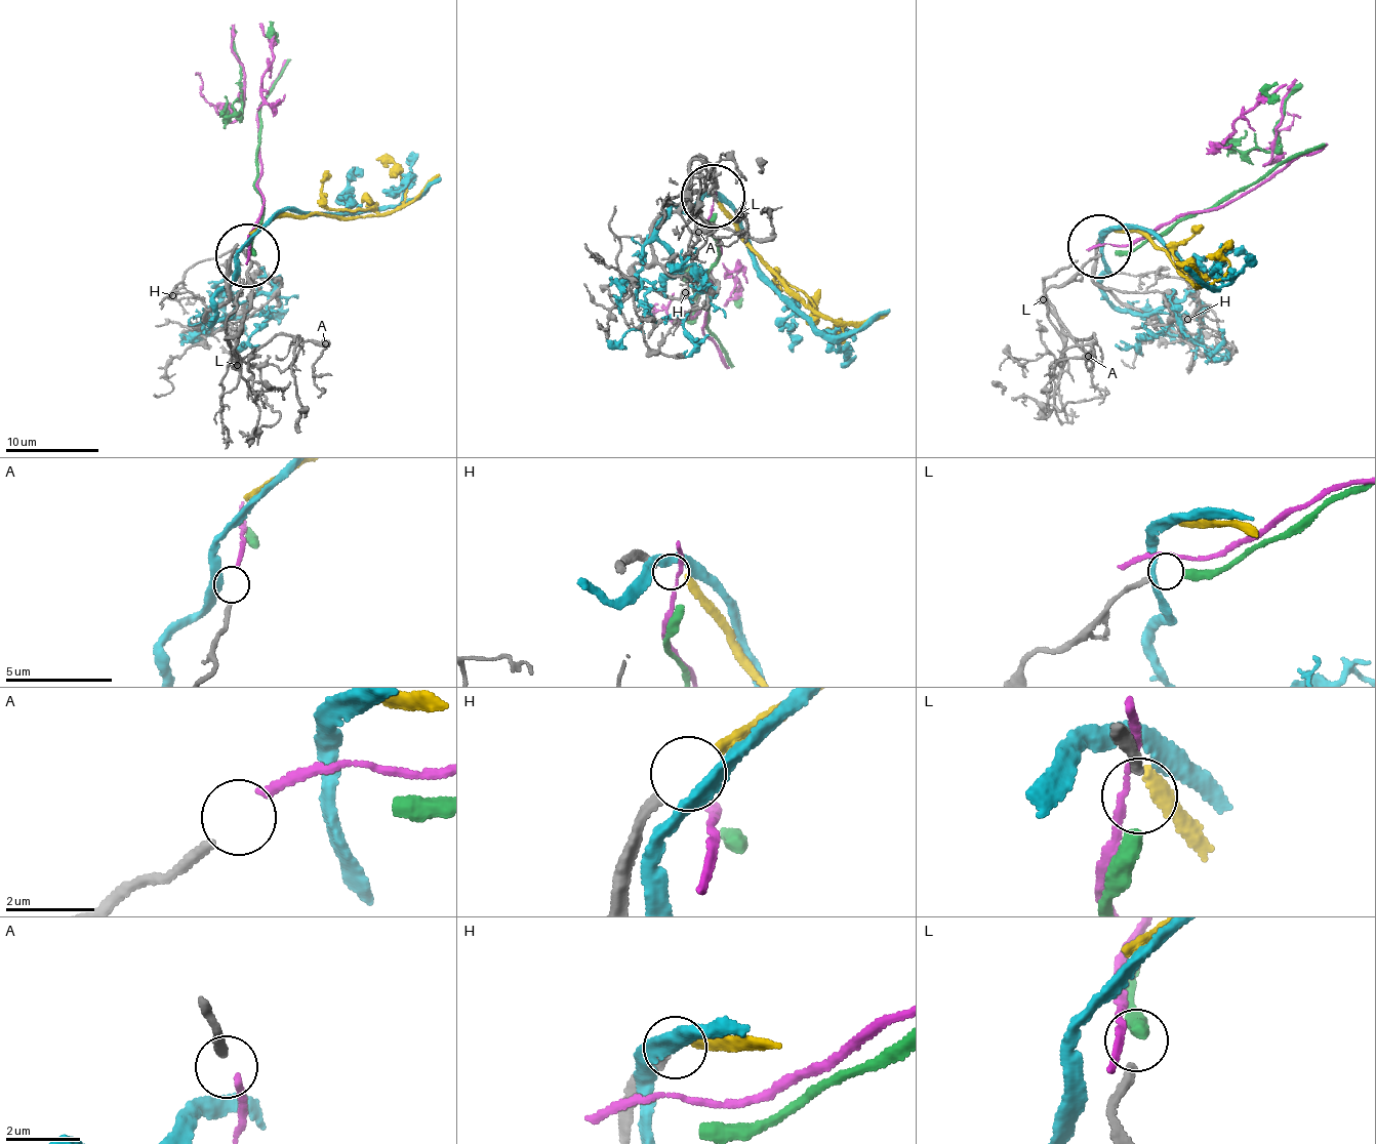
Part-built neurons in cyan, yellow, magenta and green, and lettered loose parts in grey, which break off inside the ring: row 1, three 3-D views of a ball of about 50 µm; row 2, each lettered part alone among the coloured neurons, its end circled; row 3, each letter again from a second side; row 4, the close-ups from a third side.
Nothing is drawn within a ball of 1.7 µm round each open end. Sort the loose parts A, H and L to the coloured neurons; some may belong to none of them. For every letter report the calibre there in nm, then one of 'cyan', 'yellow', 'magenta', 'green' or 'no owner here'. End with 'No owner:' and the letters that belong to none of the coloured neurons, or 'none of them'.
A: 220 nm thick; magenta
H: 240 nm thick; no owner here
L: 240 nm thick; green
No owner: H

